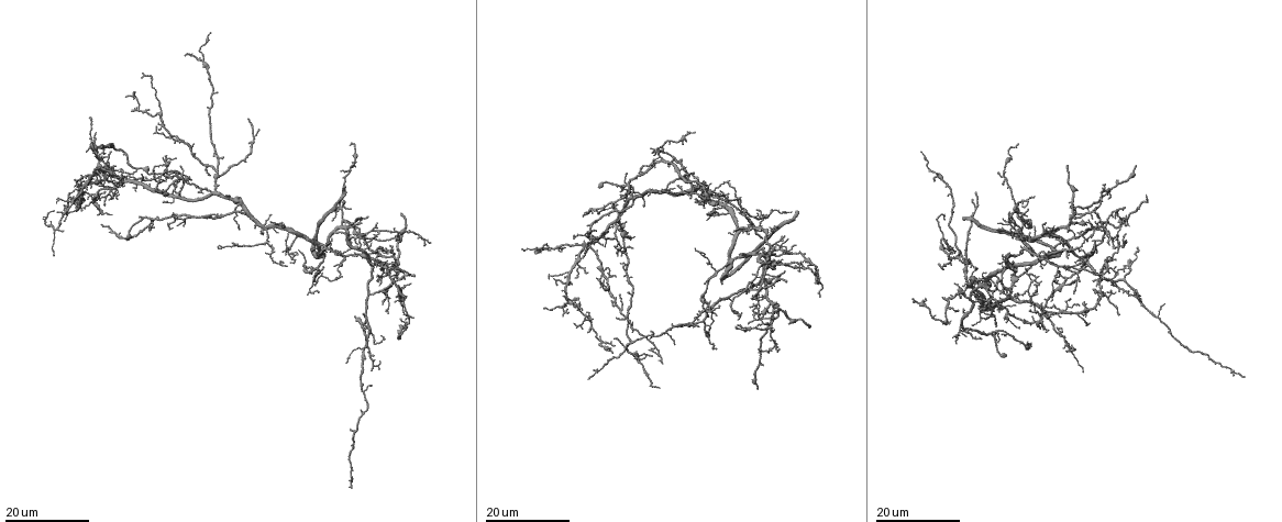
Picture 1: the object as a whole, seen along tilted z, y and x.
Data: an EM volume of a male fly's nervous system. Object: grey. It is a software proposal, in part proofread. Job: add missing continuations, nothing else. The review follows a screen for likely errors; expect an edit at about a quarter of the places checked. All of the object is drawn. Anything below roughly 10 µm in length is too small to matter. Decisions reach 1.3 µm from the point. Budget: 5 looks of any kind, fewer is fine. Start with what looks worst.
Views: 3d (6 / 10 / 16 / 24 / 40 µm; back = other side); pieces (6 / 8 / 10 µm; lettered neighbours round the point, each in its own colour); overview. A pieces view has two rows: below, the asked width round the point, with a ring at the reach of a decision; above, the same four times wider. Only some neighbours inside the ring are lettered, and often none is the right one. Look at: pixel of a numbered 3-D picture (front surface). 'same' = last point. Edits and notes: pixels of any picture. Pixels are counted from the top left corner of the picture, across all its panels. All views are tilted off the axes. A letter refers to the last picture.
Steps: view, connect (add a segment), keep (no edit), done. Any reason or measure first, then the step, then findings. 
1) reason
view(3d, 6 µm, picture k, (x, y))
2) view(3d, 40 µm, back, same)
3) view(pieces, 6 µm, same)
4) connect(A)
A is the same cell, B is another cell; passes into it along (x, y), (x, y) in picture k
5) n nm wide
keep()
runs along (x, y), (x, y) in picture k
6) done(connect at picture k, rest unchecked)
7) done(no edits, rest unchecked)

branch stops here
view(3d, 24 µm, picture 1, (401, 215))

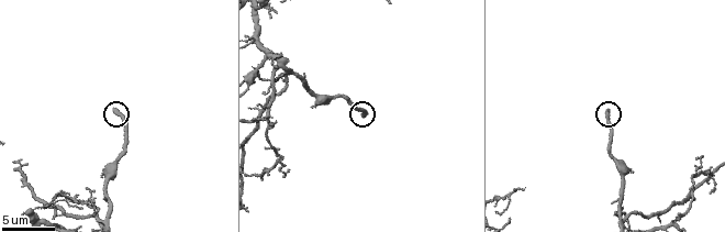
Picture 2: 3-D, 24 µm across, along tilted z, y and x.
view(pieces, 10 µm, picture 2, (115, 110))

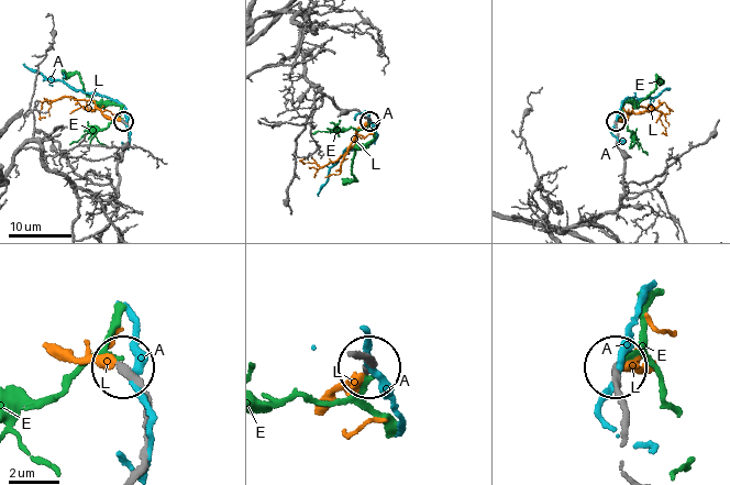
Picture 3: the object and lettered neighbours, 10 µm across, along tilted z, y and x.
connect(L)
L is the same cell, A and E are other cells; the neuron continues

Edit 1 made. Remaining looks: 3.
tapers out
view(3d, 24 µm, picture 1, (367, 215))

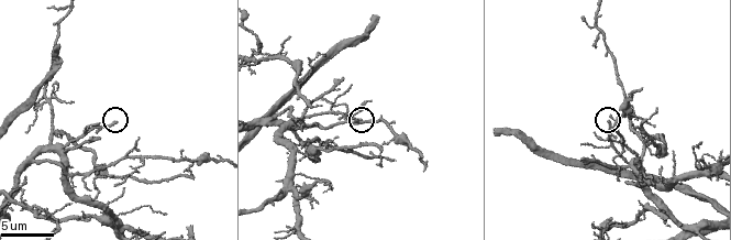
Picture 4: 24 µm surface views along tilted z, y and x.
what lies round it
view(pieces, 6 µm, picture 4, (113, 124))

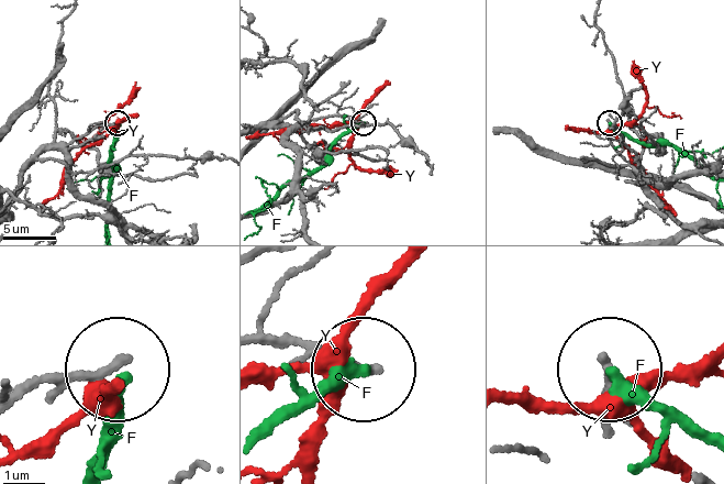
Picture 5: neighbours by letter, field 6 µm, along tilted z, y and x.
keep()
F and Y are other cells; runs along (12, 404), (54, 376), (115, 375) in picture 5; none of them fits

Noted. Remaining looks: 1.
end of a long branch
view(pieces, 6 µm, picture 4, (374, 15))

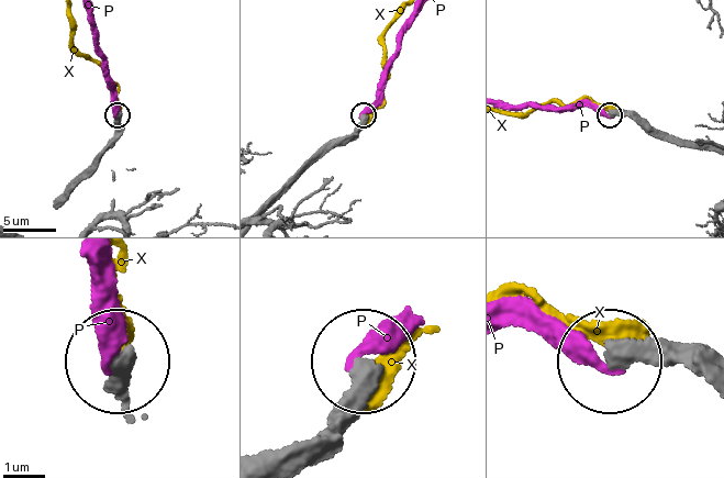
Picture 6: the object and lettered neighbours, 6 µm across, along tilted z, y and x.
connect(P)
P is the same cell, X is another cell; passes into it along (300, 462), (369, 333), (394, 313) in picture 6; it goes on there

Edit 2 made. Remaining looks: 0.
done(connect at picture 3, connect at picture 6, rest unchecked)

